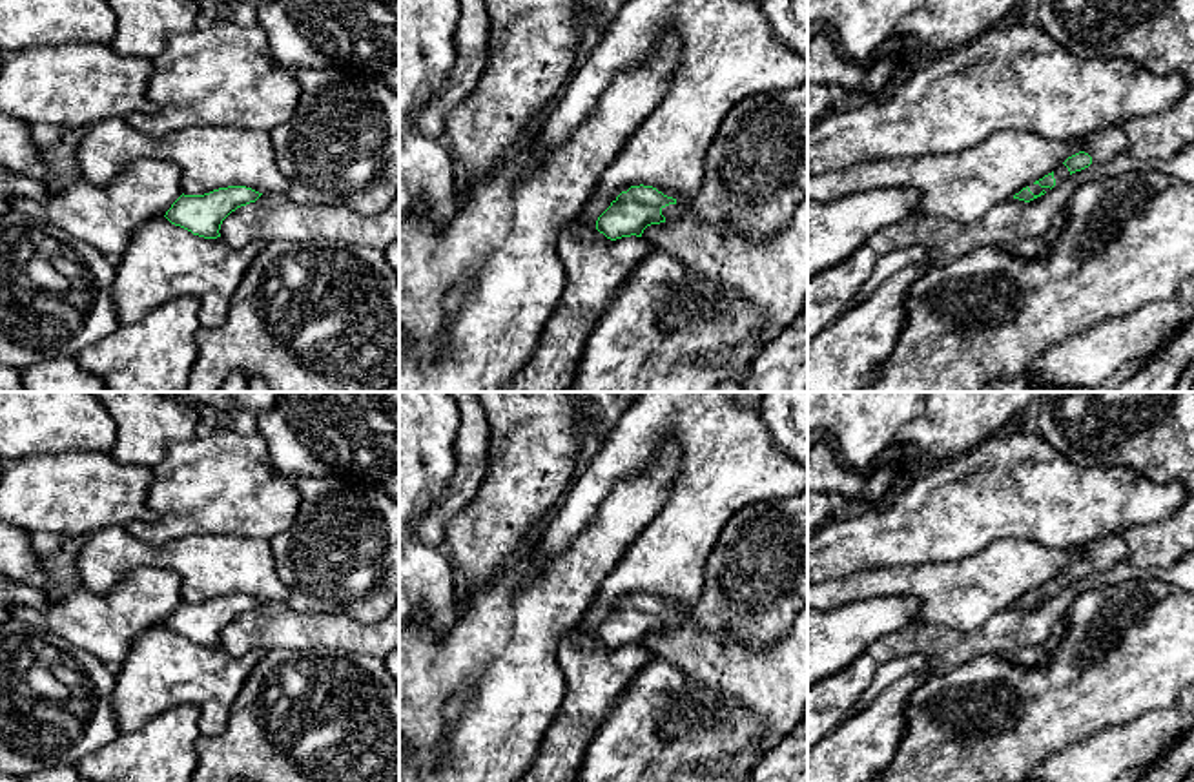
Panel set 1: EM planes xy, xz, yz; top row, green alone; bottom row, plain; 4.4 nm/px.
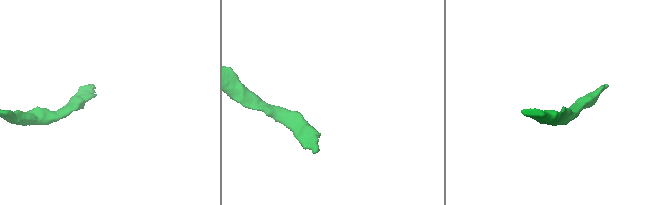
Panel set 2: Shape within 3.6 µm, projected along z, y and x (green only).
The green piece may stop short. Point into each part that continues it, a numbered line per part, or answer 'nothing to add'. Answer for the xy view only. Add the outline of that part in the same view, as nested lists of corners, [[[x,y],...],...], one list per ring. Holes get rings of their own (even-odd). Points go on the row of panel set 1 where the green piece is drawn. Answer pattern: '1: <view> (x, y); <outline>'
nothing to add

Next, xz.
1: xz (673, 212); [[[669,204],[662,208],[662,215],[665,217],[665,222],[676,222],[684,217],[684,211],[678,204]]]

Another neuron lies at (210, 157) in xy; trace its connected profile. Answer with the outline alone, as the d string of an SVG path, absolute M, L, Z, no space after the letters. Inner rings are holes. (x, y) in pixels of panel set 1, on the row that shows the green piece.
M111 117L86 128L77 148L82 179L95 186L108 186L140 159L177 164L184 195L204 195L228 186L288 193L268 131L193 126L151 139L131 129L124 117Z

